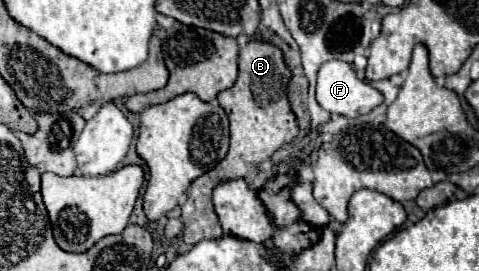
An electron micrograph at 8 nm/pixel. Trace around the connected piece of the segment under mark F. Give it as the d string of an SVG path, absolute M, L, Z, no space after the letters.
M336 59L320 67L316 99L326 111L344 117L360 117L384 101L378 89L356 77L350 63Z

